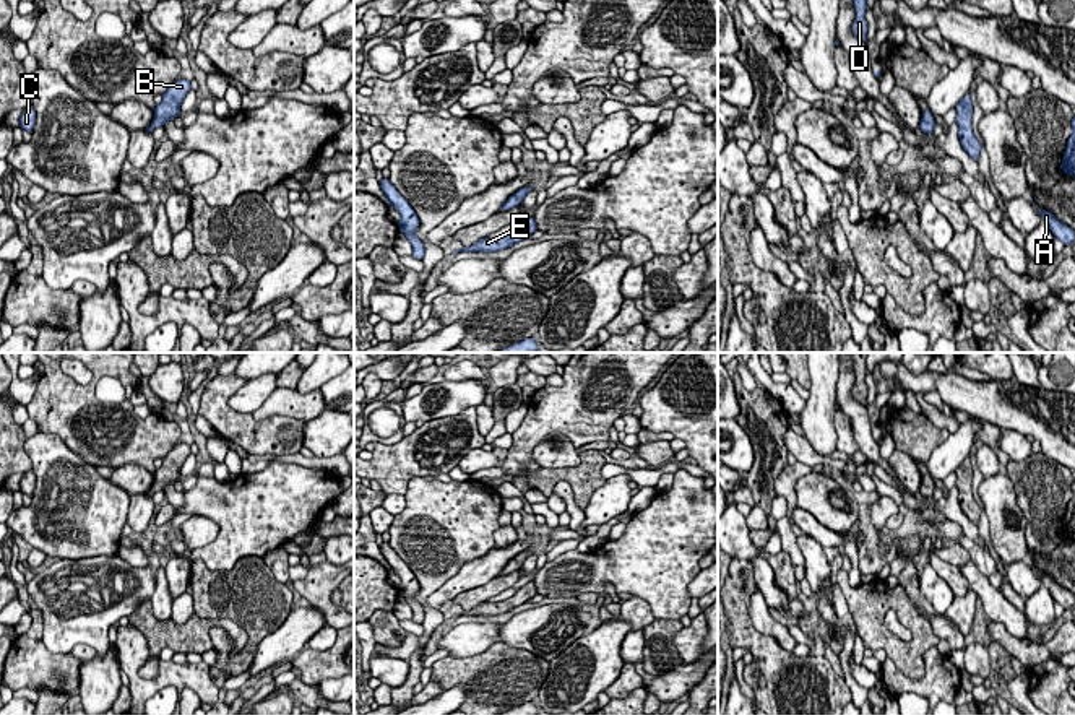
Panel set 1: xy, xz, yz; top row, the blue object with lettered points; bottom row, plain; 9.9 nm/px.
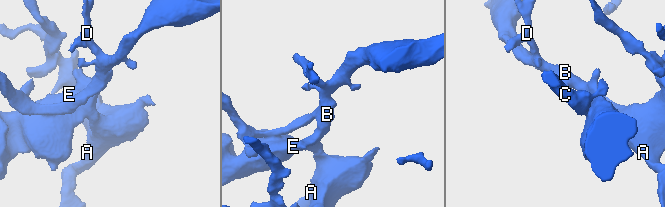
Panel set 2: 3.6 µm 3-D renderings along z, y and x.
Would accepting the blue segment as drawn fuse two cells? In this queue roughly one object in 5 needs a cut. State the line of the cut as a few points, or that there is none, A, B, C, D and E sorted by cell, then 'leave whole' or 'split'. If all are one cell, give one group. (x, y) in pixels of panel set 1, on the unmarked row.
no cut; A B C D E; leave whole

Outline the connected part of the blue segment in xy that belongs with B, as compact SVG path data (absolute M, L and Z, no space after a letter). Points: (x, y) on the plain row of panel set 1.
M175 444L175 447L162 458L162 465L154 471L153 488L145 492L153 497L156 491L162 491L167 484L174 484L180 478L183 462L192 453L192 445Z

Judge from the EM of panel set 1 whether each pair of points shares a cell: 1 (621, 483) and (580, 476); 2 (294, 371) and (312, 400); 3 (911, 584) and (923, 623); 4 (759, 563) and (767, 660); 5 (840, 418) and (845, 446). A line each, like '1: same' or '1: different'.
1: different
2: different
3: different
4: different
5: same

